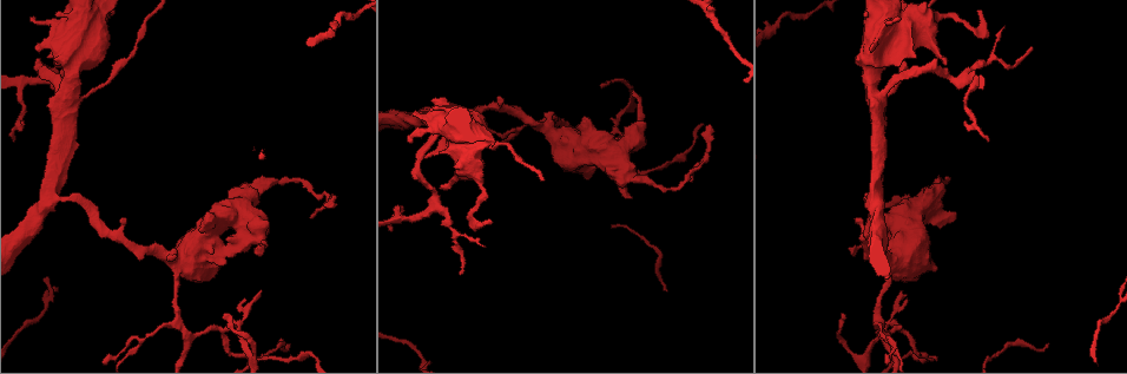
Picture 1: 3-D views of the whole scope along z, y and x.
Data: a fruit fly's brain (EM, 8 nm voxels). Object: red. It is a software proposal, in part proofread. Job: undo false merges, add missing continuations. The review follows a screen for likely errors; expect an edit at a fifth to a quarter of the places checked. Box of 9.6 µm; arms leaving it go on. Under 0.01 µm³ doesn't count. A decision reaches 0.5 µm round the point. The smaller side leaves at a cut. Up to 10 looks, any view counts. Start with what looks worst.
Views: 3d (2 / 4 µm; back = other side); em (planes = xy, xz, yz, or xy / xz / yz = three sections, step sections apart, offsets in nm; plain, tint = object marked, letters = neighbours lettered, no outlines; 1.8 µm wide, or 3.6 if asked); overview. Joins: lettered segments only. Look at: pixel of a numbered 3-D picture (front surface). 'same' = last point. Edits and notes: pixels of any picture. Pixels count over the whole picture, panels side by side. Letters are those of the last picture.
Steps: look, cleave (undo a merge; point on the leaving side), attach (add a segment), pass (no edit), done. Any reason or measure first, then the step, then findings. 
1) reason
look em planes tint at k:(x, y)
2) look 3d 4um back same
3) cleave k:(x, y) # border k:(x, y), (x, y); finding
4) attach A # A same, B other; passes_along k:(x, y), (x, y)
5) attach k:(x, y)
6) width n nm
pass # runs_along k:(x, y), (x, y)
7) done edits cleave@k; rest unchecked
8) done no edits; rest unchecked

look em planes tint at 1:(472, 133)

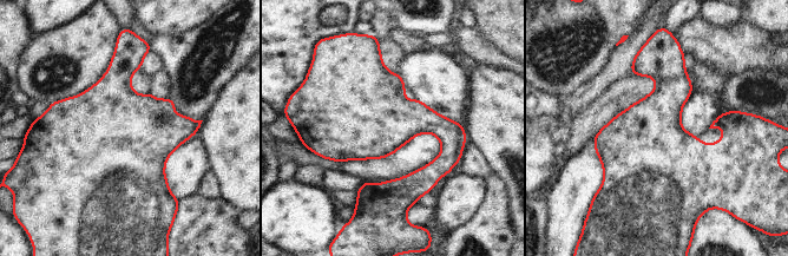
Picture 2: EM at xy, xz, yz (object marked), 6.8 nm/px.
what lies round it
look em planes letters same

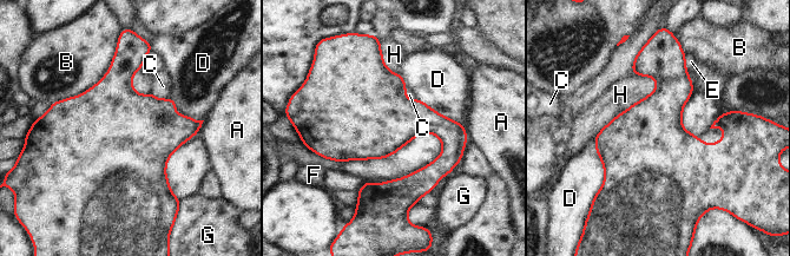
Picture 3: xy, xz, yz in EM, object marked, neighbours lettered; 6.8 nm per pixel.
width 550 nm
pass # A other, B other, C other, D other, E other, F other, G other, H other; border 3:(151, 92), (159, 98), (170, 97); all the same neuron

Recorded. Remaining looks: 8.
four arms meet
look em xz step 8 tint at 1:(553, 118)

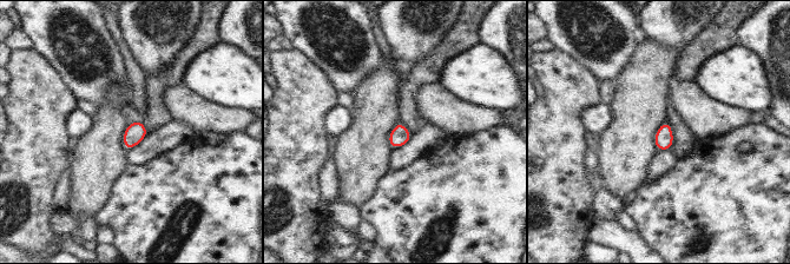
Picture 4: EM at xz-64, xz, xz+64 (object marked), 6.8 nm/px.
look em xy step 16 tint same

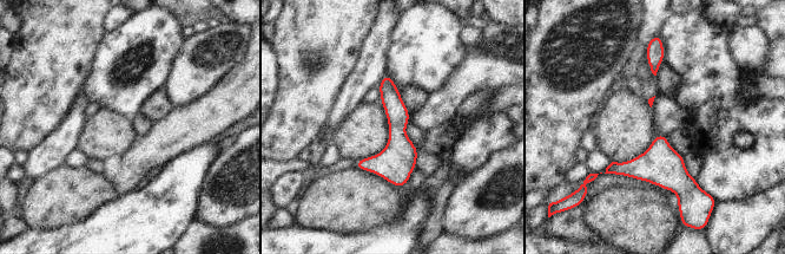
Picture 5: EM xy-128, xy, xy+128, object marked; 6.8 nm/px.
look em xy step 16 letters same

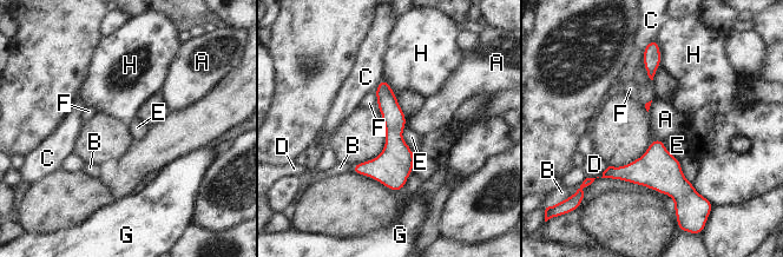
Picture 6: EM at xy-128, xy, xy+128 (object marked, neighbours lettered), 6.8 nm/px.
width 30 nm
pass # A other, B other, C other, D other, E other, F other, G other, H other; runs_along 6:(382, 84), (394, 118), (397, 188); continuous, no second neuron

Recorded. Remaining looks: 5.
free end
look em planes letters at 1:(902, 293)

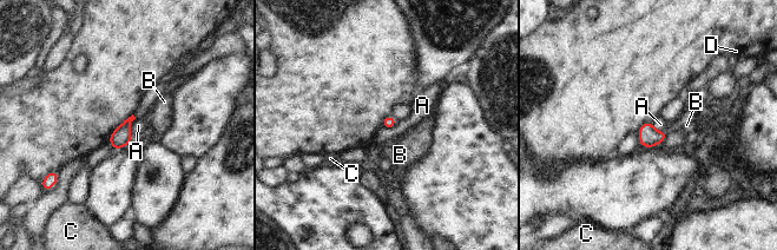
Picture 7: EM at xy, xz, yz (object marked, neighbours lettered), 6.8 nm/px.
width 90 nm
pass # A other, B other, C other, D other; border 7:(136, 118), (131, 123), (131, 138); no lettered segment goes on from it

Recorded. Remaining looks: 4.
tapers out
look 3d 2um at 1:(711, 125)

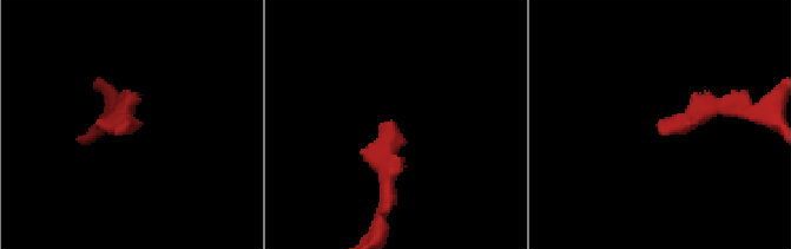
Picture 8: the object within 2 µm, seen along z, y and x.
look em planes tint at 8:(127, 118)

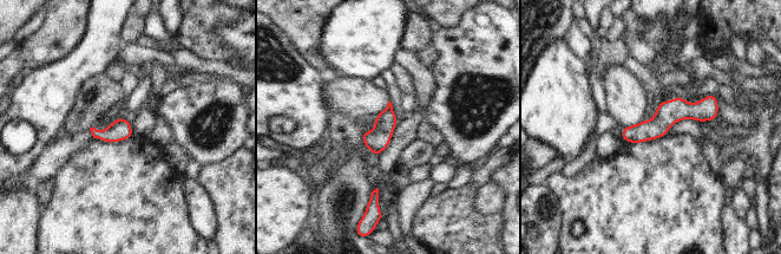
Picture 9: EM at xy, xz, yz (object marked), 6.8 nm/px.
what lies round it
look em planes letters same

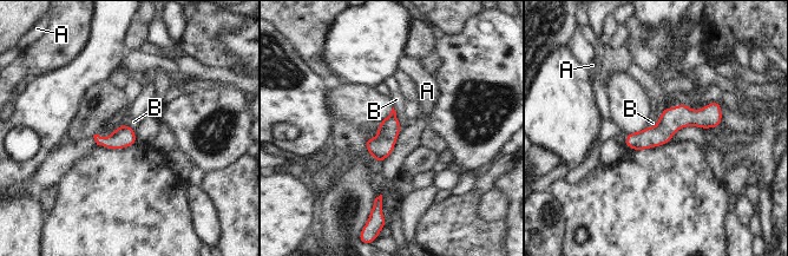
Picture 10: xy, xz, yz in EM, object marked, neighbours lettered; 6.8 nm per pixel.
longest_contact B 160 nm
pass # A other, B other; border 10:(393, 106), (401, 128); no lettered segment goes on from it

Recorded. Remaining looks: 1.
done no edits; rest unchecked

